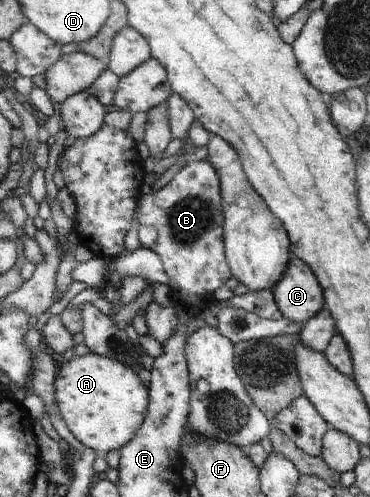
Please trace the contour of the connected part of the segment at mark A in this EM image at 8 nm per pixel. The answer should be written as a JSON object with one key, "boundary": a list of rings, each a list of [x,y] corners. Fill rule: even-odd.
{"boundary":[[[94,352],[76,356],[59,367],[54,380],[54,396],[74,436],[103,456],[129,444],[149,414],[148,386],[136,371],[120,360]]]}

